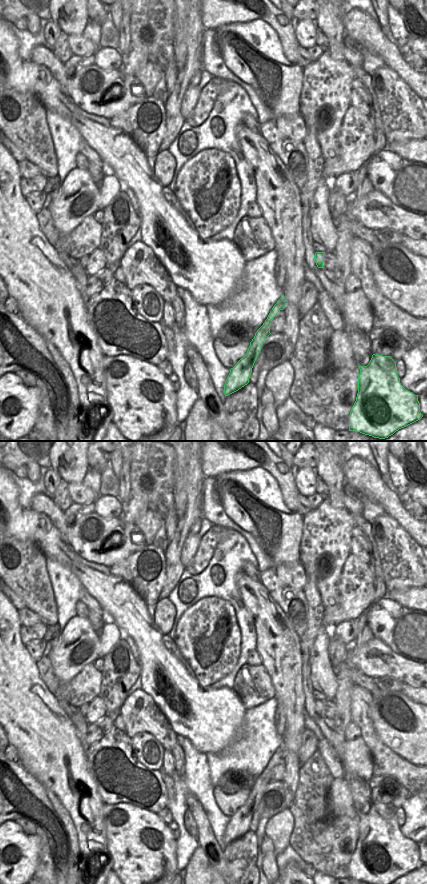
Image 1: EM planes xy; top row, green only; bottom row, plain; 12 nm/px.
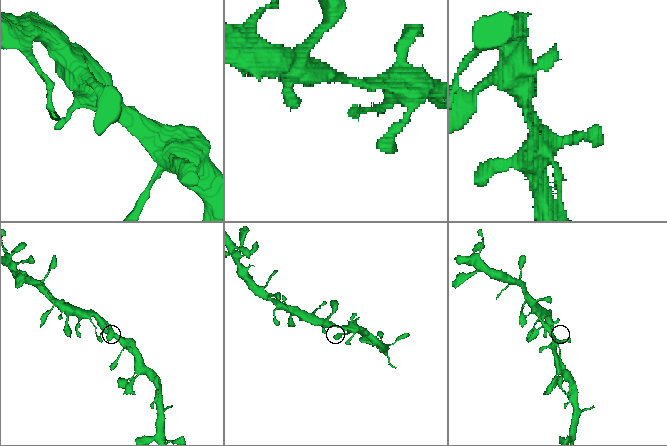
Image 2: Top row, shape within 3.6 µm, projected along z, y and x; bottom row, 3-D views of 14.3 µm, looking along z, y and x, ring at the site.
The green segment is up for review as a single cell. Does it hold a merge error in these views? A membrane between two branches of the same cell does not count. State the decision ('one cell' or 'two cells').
one cell

